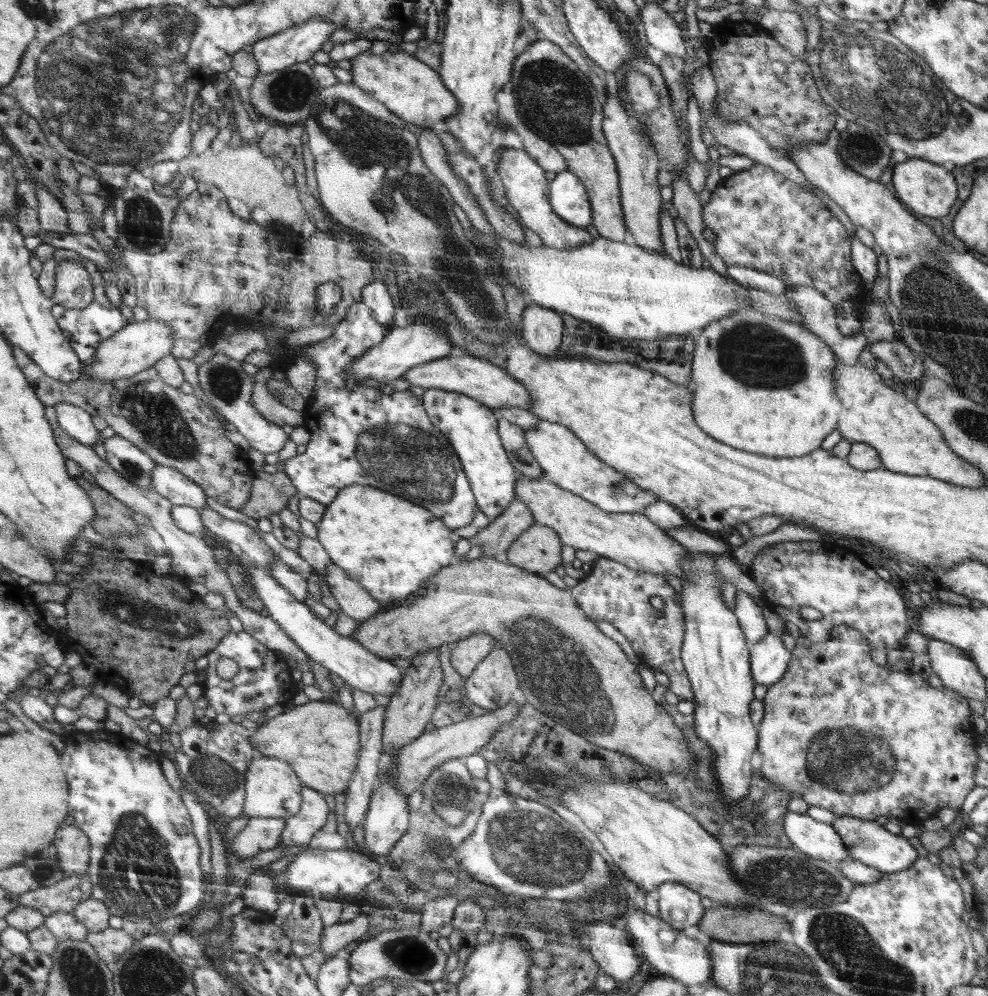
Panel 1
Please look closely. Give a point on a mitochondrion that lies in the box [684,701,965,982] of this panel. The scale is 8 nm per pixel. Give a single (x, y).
(847, 760)

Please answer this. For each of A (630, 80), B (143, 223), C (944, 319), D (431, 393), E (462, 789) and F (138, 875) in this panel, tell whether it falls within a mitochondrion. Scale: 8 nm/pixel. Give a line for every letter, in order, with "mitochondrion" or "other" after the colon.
A: mitochondrion
B: mitochondrion
C: mitochondrion
D: other
E: mitochondrion
F: mitochondrion

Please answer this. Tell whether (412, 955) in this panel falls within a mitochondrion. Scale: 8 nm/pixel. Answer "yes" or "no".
yes

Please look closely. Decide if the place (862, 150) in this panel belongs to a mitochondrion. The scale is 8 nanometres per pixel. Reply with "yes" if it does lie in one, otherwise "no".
yes

